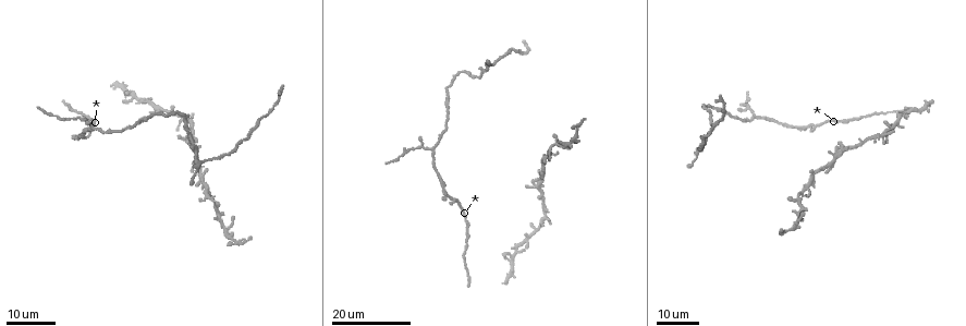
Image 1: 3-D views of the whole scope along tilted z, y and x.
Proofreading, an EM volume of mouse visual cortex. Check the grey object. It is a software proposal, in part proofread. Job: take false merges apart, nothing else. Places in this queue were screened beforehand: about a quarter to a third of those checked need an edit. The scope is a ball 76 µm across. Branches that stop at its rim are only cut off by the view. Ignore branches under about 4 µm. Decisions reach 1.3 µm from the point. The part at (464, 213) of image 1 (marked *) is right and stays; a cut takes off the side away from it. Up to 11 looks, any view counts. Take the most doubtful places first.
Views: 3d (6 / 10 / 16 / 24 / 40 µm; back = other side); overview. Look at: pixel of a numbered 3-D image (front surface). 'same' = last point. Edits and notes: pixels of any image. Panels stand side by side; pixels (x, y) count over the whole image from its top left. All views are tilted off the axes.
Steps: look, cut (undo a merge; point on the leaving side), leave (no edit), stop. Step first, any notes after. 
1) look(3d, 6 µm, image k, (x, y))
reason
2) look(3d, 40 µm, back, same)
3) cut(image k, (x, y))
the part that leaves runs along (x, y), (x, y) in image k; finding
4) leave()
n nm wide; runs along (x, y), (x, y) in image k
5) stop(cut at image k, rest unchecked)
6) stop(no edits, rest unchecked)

look(3d, 24 µm, image 1, (199, 161))
a fork

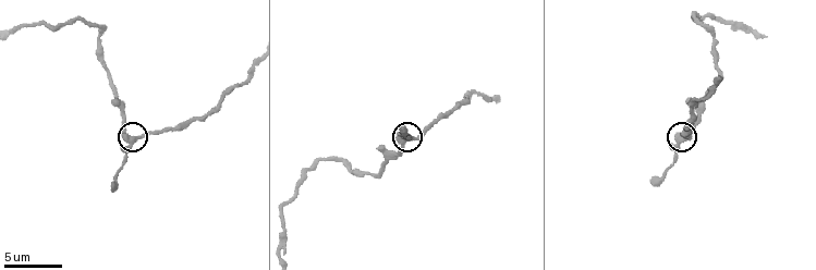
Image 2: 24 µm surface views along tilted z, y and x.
look(3d, 6 µm, image 2, (134, 138))
closer look

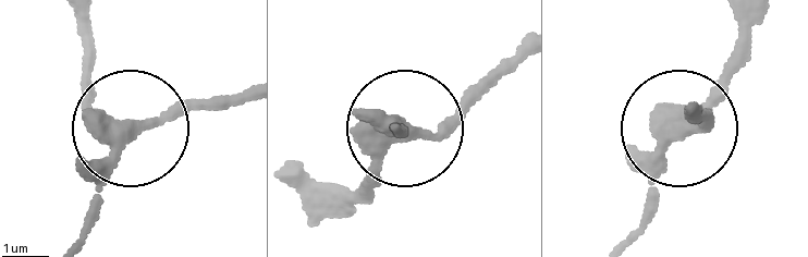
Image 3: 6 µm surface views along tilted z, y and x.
leave()
3 arms; runs along (75, 17), (93, 101), (124, 143), (82, 224) in image 3; continuous, no second neuron

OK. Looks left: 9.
look(3d, 16 µm, image 1, (92, 125))
arms part here

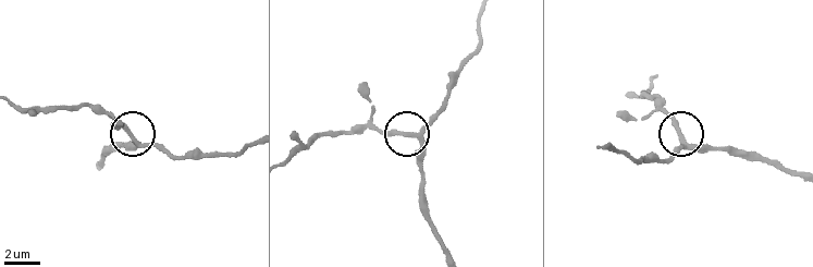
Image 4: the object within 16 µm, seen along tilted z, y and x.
look(3d, 6 µm, image 4, (682, 140))

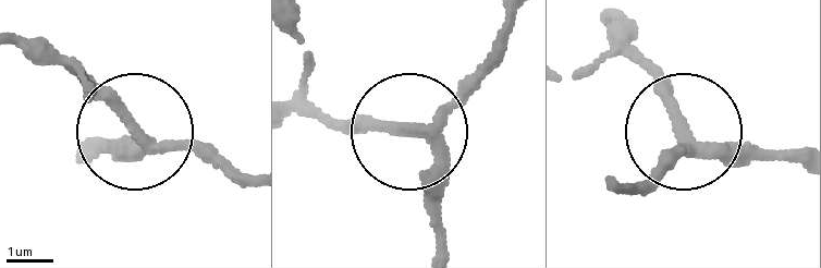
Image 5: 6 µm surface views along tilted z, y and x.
leave()
side arm 14 µm; runs along (441, 245), (437, 163), (418, 138), (297, 110) in image 5; continuous, no second neuron

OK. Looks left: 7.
look(3d, 10 µm, image 2, (709, 15))
thick turns thin

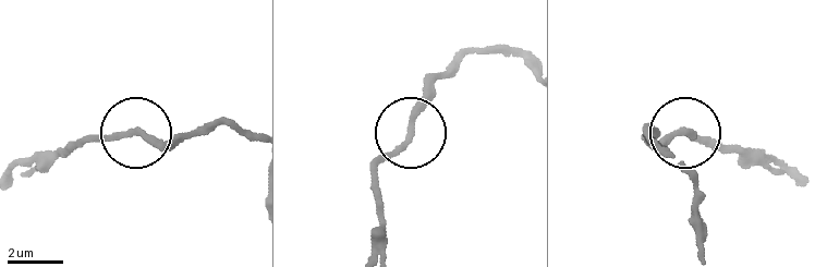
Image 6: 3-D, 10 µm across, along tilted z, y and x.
look(3d, 6 µm, image 6, (410, 124))

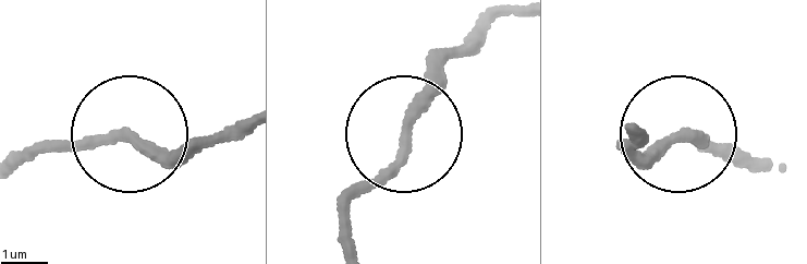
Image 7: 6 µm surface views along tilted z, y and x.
leave()
runs along (354, 249), (356, 200), (394, 162), (405, 112), (472, 43) in image 7; all the same neuron

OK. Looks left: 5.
look(3d, 16 µm, image 1, (436, 169))
sudden change in width

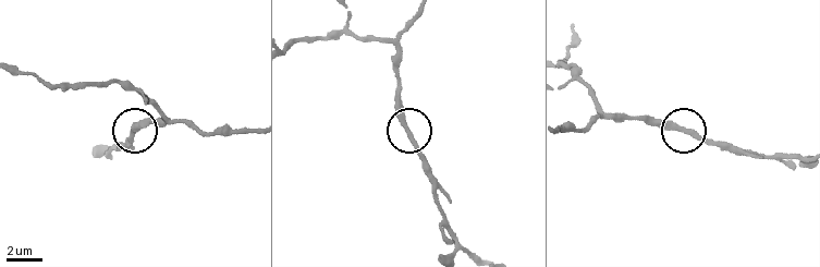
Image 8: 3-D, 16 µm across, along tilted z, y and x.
look(3d, 6 µm, image 8, (684, 131))

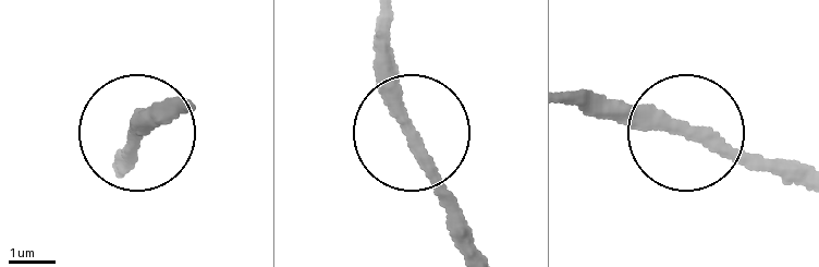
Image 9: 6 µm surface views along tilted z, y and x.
leave()
runs along (802, 183), (689, 134), (567, 105) in image 9; continuous, no second neuron

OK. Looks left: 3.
look(3d, 16 µm, image 1, (540, 226))
side arm on a straight run

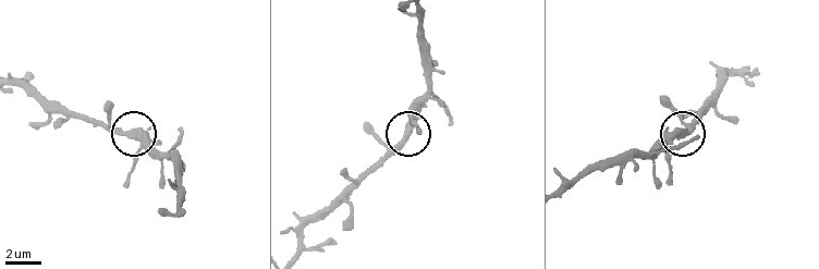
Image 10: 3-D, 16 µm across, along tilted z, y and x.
look(3d, 10 µm, image 10, (124, 132))
zoom in

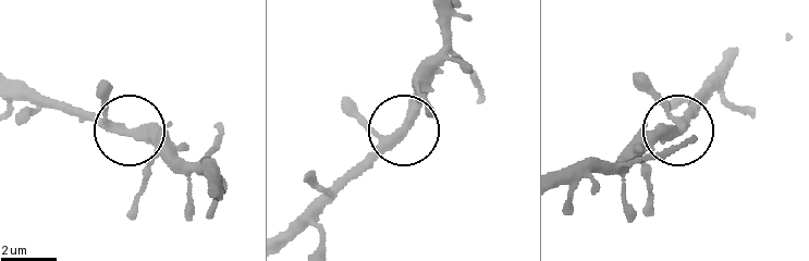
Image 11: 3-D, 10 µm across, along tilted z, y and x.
leave()
continuous, no second neuron

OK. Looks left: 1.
stop(no edits, rest unchecked)

